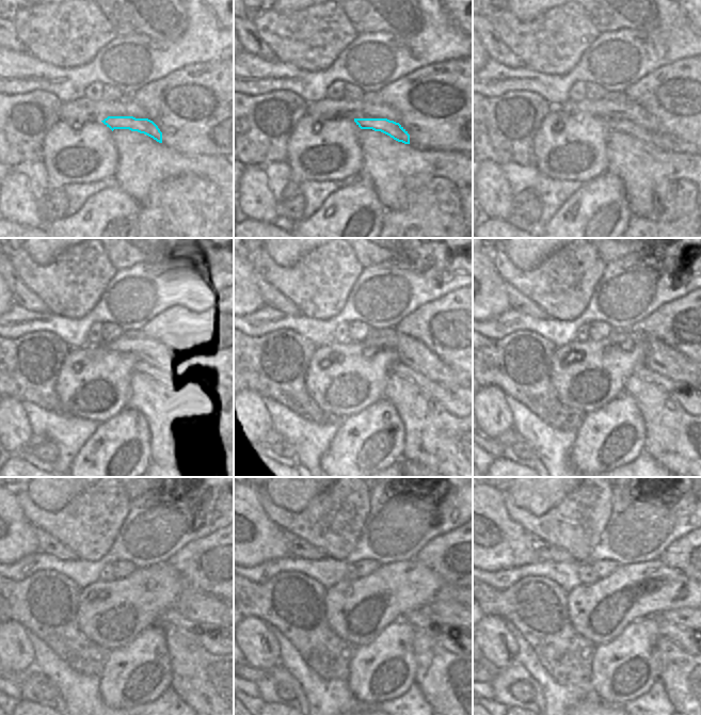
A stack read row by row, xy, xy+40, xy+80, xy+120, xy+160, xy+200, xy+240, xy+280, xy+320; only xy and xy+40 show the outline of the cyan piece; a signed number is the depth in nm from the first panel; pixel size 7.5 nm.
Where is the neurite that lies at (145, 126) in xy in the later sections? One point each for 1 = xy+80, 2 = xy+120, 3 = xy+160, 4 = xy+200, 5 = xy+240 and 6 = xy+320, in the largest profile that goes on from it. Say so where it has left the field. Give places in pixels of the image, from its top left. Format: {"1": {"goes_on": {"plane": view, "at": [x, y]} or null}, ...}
{"1": {"goes_on": {"plane": "xy+80", "at": [664, 142]}}, "2": {"goes_on": {"plane": "xy+120", "at": [163, 375]}}, "3": {"goes_on": {"plane": "xy+160", "at": [450, 399]}}, "4": {"goes_on": {"plane": "xy+200", "at": [689, 397]}}, "5": {"goes_on": {"plane": "xy+240", "at": [211, 637]}}, "6": {"goes_on": {"plane": "xy+320", "at": [689, 639]}}}

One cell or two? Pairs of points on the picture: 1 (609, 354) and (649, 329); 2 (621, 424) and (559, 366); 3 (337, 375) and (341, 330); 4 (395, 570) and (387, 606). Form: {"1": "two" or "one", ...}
{"1": "two", "2": "two", "3": "two", "4": "one"}

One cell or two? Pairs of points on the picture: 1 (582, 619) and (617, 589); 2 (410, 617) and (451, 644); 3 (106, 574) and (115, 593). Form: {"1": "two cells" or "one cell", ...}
{"1": "one cell", "2": "one cell", "3": "two cells"}

